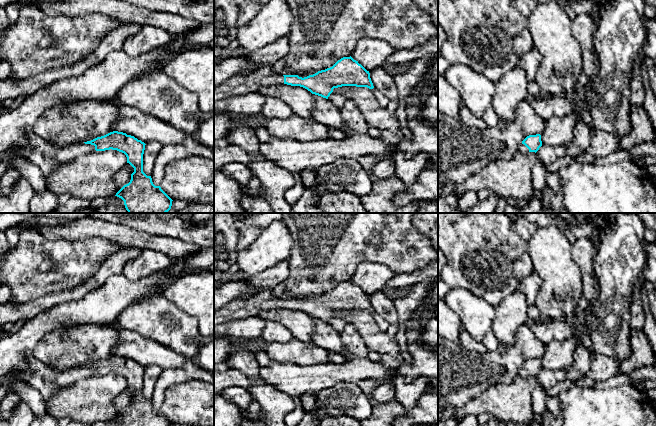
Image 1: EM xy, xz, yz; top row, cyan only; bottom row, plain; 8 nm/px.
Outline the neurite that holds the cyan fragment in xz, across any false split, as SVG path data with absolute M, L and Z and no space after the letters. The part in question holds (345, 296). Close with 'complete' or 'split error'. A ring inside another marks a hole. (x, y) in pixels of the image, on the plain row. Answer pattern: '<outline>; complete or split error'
M350 280L341 282L325 294L305 295L298 299L280 299L273 294L272 289L261 290L246 299L235 299L214 312L214 327L219 323L258 316L263 310L277 308L300 310L326 323L334 312L342 310L374 312L369 295Z; split error

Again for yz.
M529 359L519 369L519 376L526 378L528 376L537 376L542 370L541 359Z; split error

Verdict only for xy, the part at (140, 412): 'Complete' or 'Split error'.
Split error

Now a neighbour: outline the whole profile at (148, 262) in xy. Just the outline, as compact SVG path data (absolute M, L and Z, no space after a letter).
M142 249L136 258L127 261L123 274L131 281L139 280L169 268L172 263L173 261L161 252Z

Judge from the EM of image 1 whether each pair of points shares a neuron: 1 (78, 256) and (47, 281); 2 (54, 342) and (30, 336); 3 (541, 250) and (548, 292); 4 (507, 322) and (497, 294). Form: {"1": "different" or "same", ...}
{"1": "same", "2": "different", "3": "same", "4": "different"}

